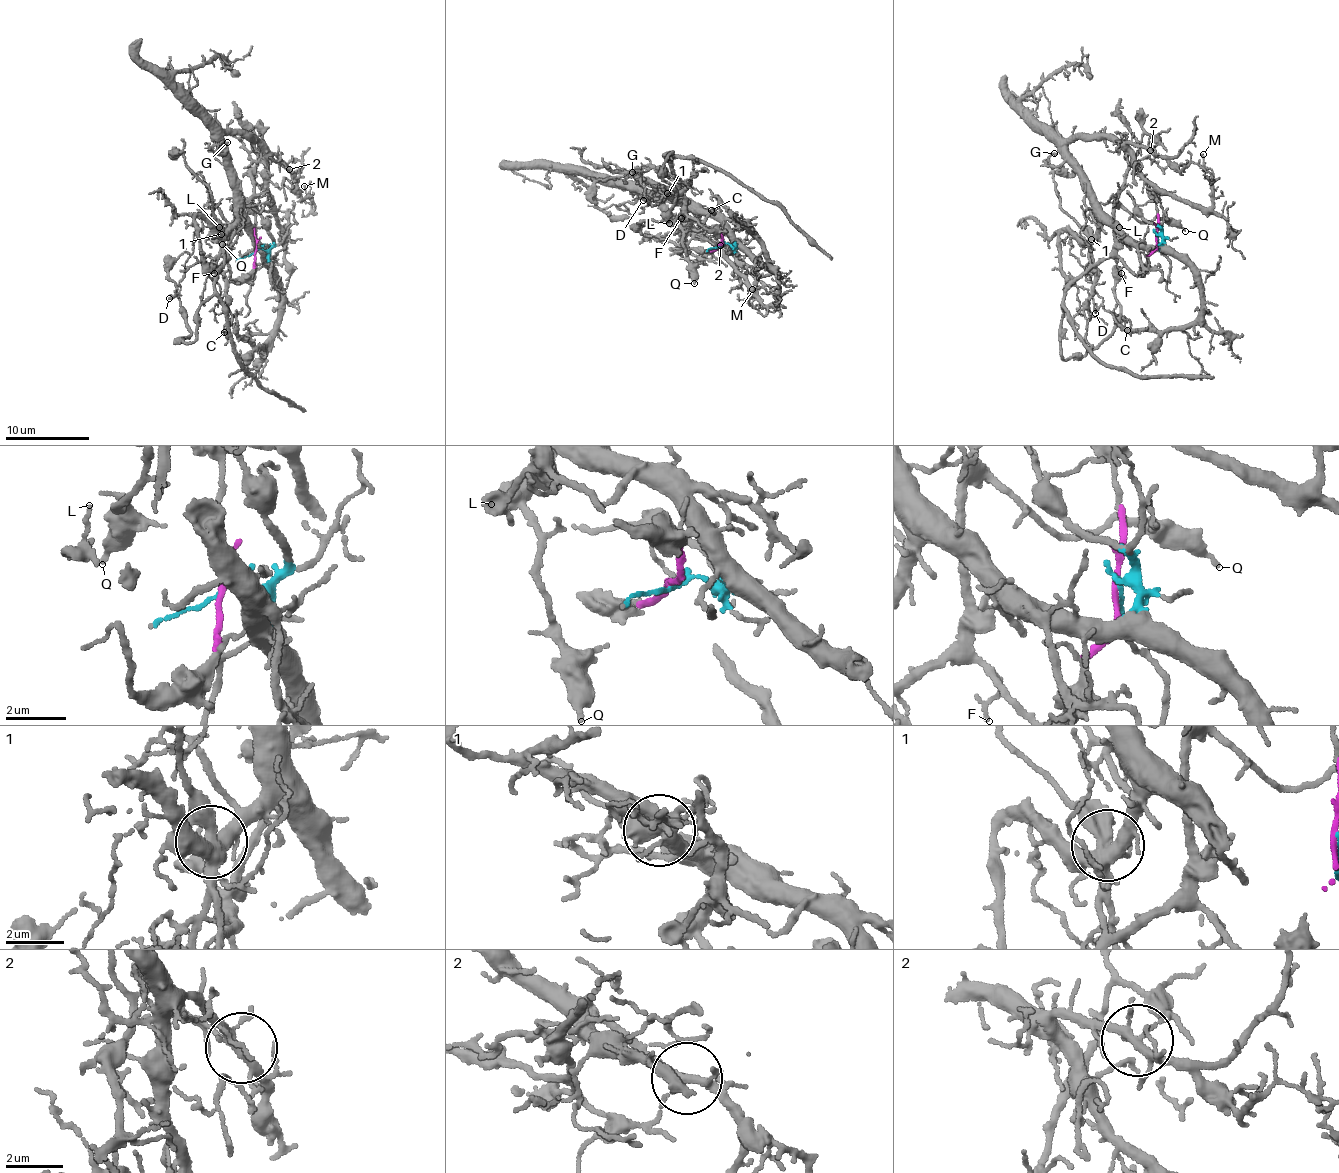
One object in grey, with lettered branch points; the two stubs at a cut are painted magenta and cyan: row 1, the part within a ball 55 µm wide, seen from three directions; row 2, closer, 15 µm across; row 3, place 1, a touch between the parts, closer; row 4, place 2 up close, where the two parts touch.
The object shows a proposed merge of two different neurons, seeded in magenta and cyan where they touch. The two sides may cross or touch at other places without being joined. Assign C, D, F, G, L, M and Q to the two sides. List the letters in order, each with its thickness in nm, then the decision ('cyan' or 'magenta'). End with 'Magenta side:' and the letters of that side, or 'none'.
C: 140 nm | cyan
D: 100 nm | cyan
F: 120 nm | magenta
G: 140 nm | cyan
L: 120 nm | magenta
M: 100 nm | cyan
Q: 200 nm | magenta
Magenta side: F, L, Q

